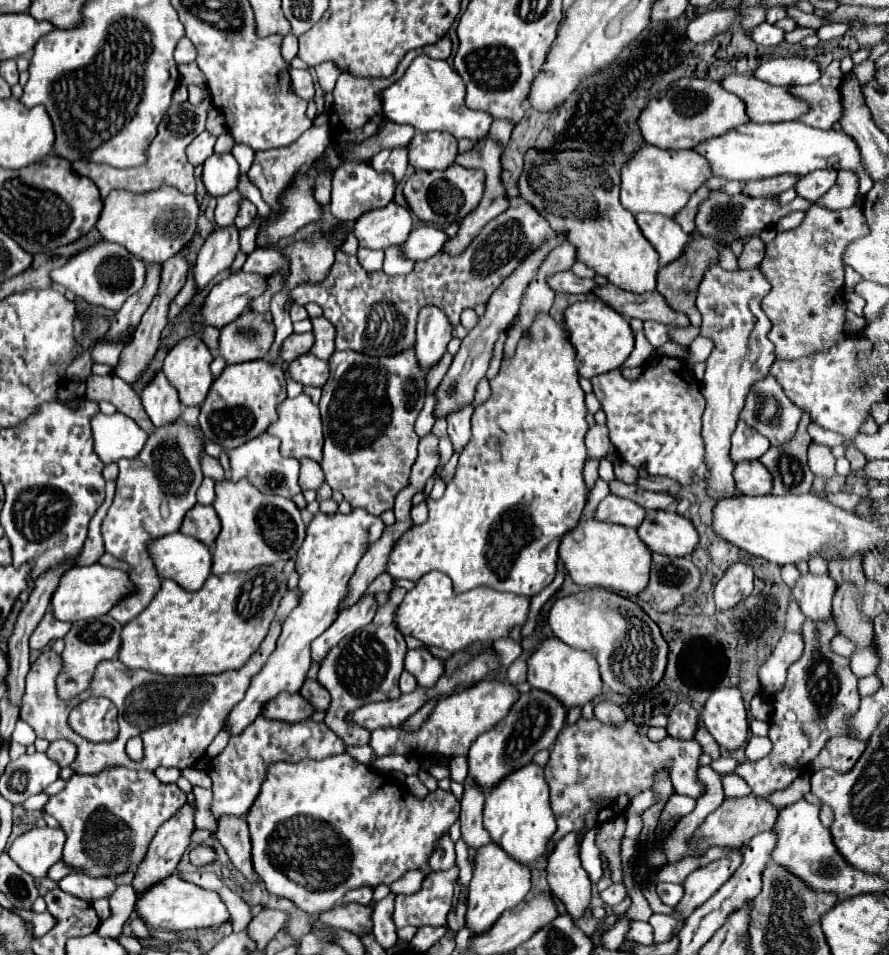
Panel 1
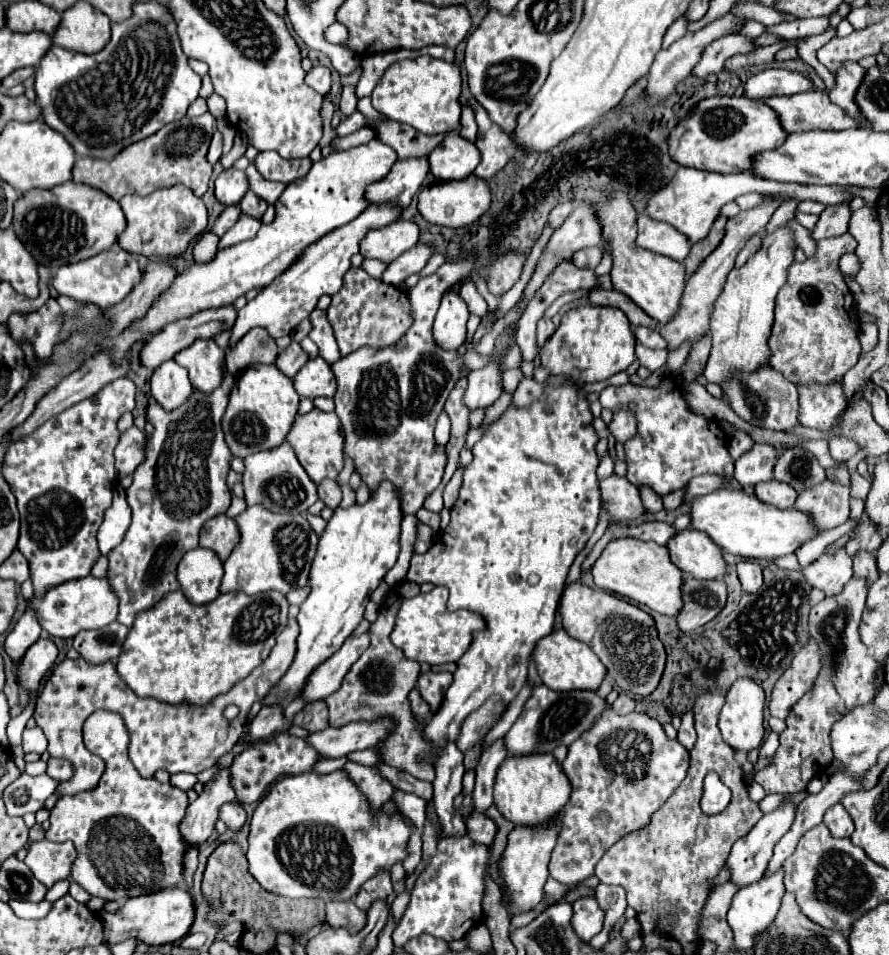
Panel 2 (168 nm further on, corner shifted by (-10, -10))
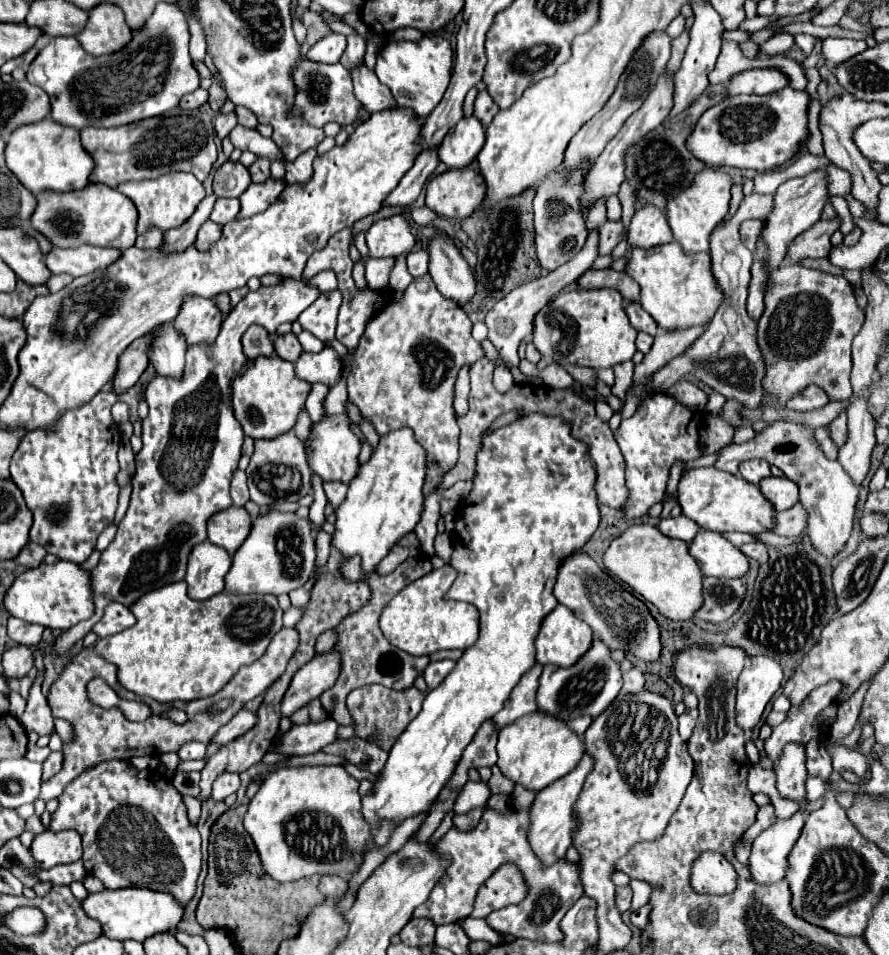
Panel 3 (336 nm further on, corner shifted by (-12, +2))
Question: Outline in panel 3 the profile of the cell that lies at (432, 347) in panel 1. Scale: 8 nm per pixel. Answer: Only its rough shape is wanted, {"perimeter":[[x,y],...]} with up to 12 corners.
{"perimeter":[[449,240],[429,242],[429,274],[459,308],[471,302],[475,280]]}

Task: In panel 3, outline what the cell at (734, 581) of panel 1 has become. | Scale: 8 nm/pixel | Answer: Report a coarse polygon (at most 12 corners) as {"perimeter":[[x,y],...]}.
{"perimeter":[[761,542],[743,544],[741,550],[747,558],[759,564],[767,560],[767,546]]}

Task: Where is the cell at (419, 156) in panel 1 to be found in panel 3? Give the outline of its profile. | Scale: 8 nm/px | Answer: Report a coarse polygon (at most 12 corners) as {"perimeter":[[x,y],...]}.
{"perimeter":[[463,118],[439,146],[449,168],[469,166],[485,144],[479,120]]}

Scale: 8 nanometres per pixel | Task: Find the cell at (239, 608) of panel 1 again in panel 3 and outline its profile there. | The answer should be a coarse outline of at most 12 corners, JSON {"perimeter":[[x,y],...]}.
{"perimeter":[[173,582],[97,652],[157,702],[217,694],[281,630],[273,594]]}

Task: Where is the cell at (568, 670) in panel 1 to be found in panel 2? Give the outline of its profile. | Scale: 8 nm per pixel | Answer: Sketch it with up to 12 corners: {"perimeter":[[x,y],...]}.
{"perimeter":[[563,628],[537,642],[533,662],[559,692],[597,690],[605,666]]}

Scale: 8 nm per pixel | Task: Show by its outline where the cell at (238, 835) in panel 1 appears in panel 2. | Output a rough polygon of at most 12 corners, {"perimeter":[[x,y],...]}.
{"perimeter":[[237,800],[219,808],[219,820],[237,830],[247,820]]}

